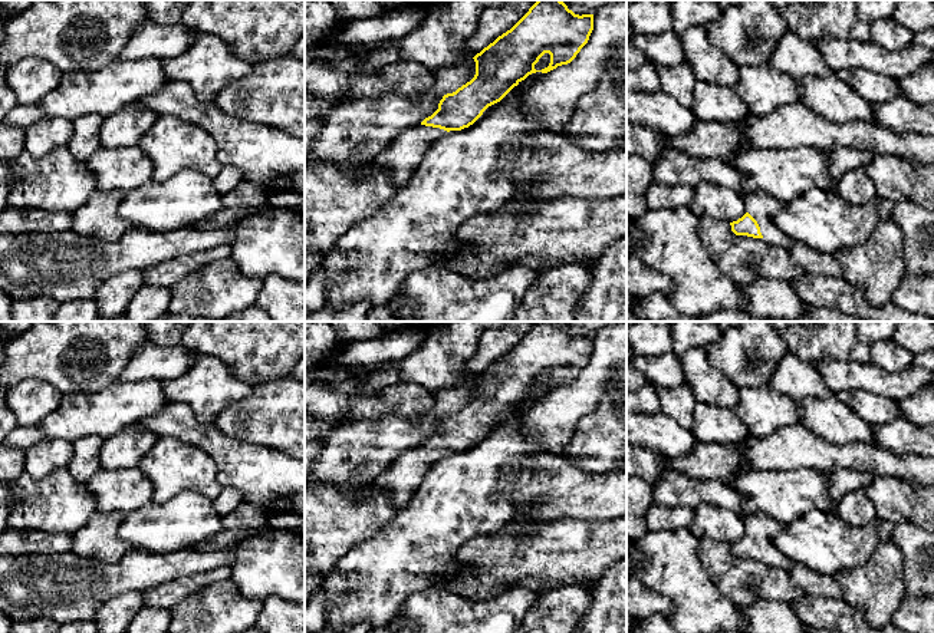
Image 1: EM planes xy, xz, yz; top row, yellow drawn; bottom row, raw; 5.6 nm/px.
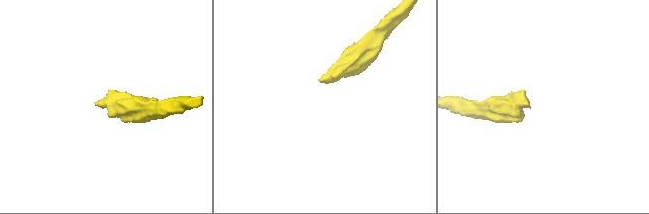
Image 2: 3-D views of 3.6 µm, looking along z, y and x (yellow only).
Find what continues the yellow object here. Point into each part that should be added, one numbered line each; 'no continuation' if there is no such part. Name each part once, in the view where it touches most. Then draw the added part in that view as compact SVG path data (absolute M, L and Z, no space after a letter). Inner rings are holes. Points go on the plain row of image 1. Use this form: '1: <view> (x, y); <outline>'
1: xz (404, 475); M425 446L402 451L394 462L374 479L376 489L394 497L395 511L404 508L421 485L425 474L440 462L447 452Z

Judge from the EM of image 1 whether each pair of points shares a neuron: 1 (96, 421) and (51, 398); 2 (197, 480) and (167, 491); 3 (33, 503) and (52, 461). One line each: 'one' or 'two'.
1: two
2: one
3: two

